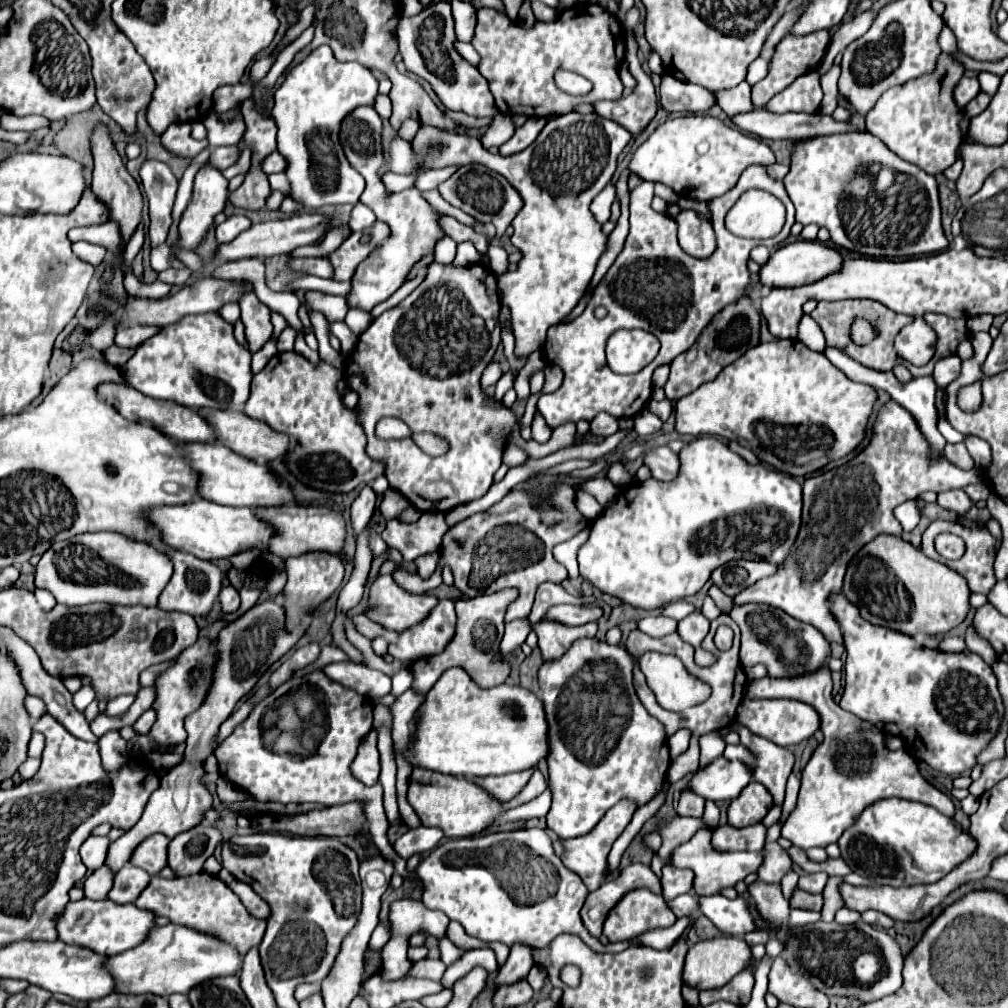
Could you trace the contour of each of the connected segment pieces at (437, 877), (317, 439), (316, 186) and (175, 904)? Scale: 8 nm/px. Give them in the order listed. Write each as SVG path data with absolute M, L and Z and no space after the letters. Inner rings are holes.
M520 828L512 832L478 834L470 838L448 838L430 852L418 866L418 878L424 884L422 902L430 910L444 912L450 920L462 924L466 934L482 942L526 944L546 948L558 934L576 934L596 952L618 953L630 942L602 945L580 920L580 908L588 896L578 874L566 870L552 848L552 840L542 828ZM496 842L526 842L530 850L484 850ZM500 878L506 886L500 884Z
M278 352L270 358L270 362L252 378L250 398L244 404L244 414L266 422L272 430L282 432L290 438L294 438L296 446L290 450L284 458L286 468L290 470L296 480L300 480L304 486L332 492L332 494L346 494L352 492L358 484L370 484L376 476L384 474L384 466L374 462L366 452L366 436L362 426L358 426L358 414L342 404L342 398L338 396L336 382L342 374L332 366L320 360L318 366L312 366L304 356L298 352Z
M330 46L314 48L302 62L284 70L284 82L276 90L276 104L272 108L272 116L278 124L278 152L288 160L286 174L292 186L290 196L298 198L304 208L320 208L326 204L356 204L360 200L360 194L364 190L364 178L346 162L338 140L338 130L342 118L356 106L374 106L376 94L378 80L372 76L372 72L358 62L338 62Z
M198 872L186 878L172 878L172 880L162 880L154 876L134 904L156 916L168 918L172 924L188 926L202 934L220 938L232 944L240 956L244 956L252 946L258 946L266 930L264 920L250 916L242 906L240 898L224 882L218 876L210 876L206 872Z

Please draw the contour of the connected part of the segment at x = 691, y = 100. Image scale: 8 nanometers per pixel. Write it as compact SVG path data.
M662 72L660 104L668 112L706 112L716 104L716 96L698 84L688 84Z

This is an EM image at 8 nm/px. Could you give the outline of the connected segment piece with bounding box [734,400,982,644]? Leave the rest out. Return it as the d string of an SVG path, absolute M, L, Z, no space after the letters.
M888 400L880 406L872 424L870 442L860 454L856 454L848 464L806 478L802 484L800 532L790 554L778 566L778 574L766 576L754 586L742 590L734 596L734 602L758 602L780 608L786 614L822 630L828 642L844 644L842 630L830 610L828 596L840 592L850 558L862 544L870 542L878 534L902 534L902 526L892 514L898 504L914 500L924 492L940 494L942 490L964 488L980 482L980 476L982 472L978 468L966 472L948 462L946 456L934 456L914 416L894 400Z

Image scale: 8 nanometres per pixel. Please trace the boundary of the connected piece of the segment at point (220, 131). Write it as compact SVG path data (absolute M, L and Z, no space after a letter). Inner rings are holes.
M240 112L232 118L232 122L222 122L216 114L210 114L204 120L204 126L208 128L208 142L210 142L212 148L238 144L242 134L244 134L244 130L246 130Z

